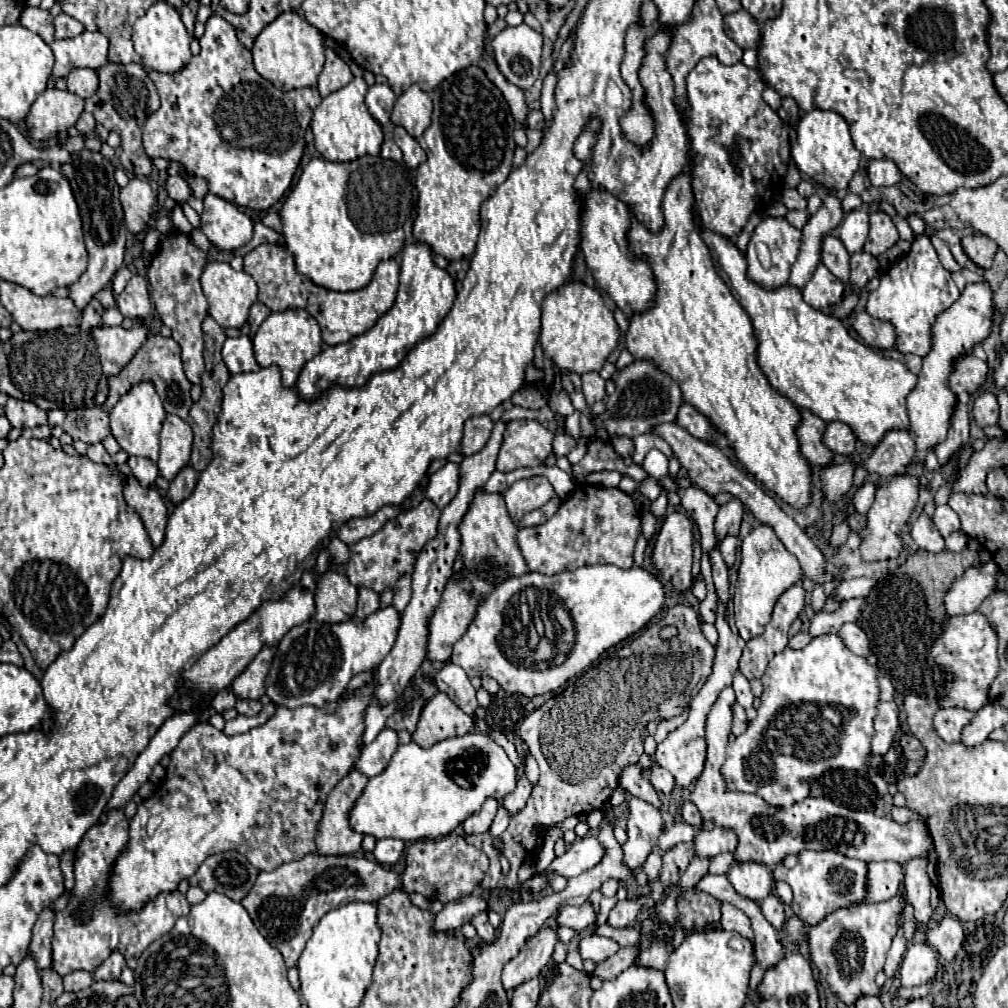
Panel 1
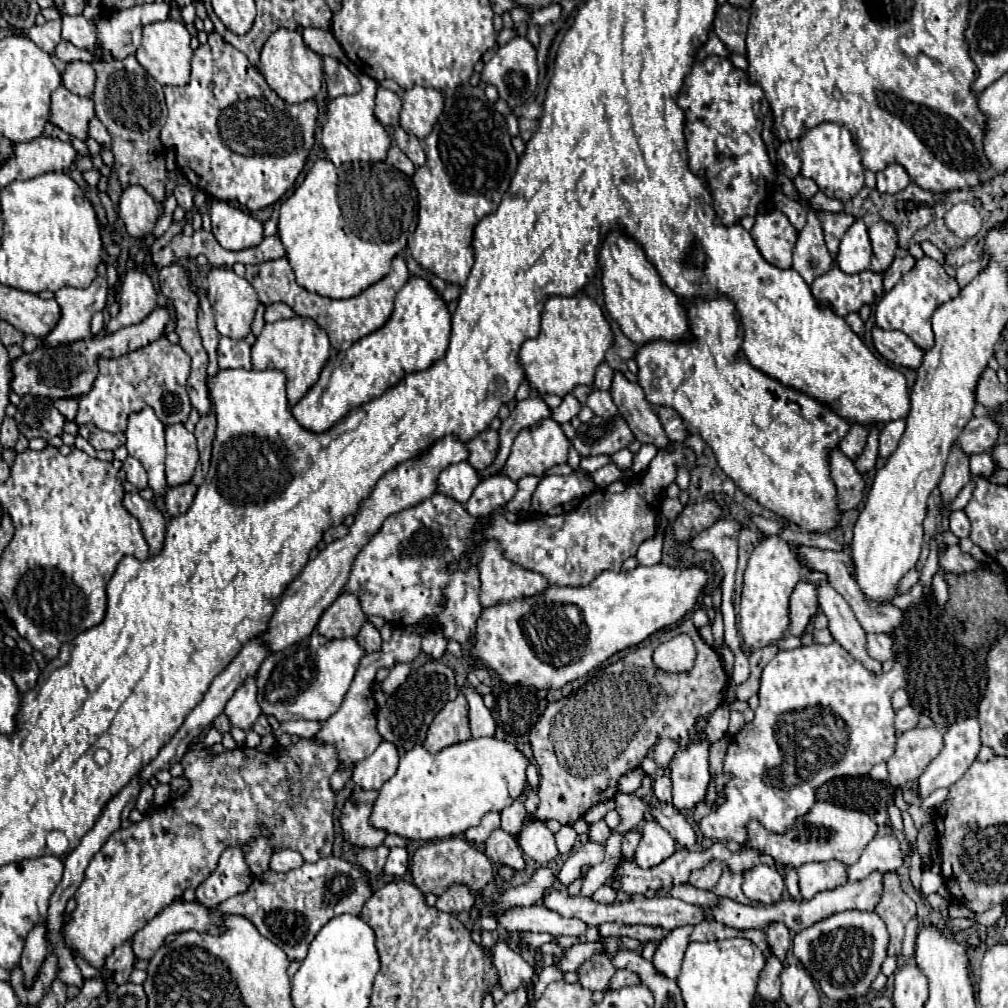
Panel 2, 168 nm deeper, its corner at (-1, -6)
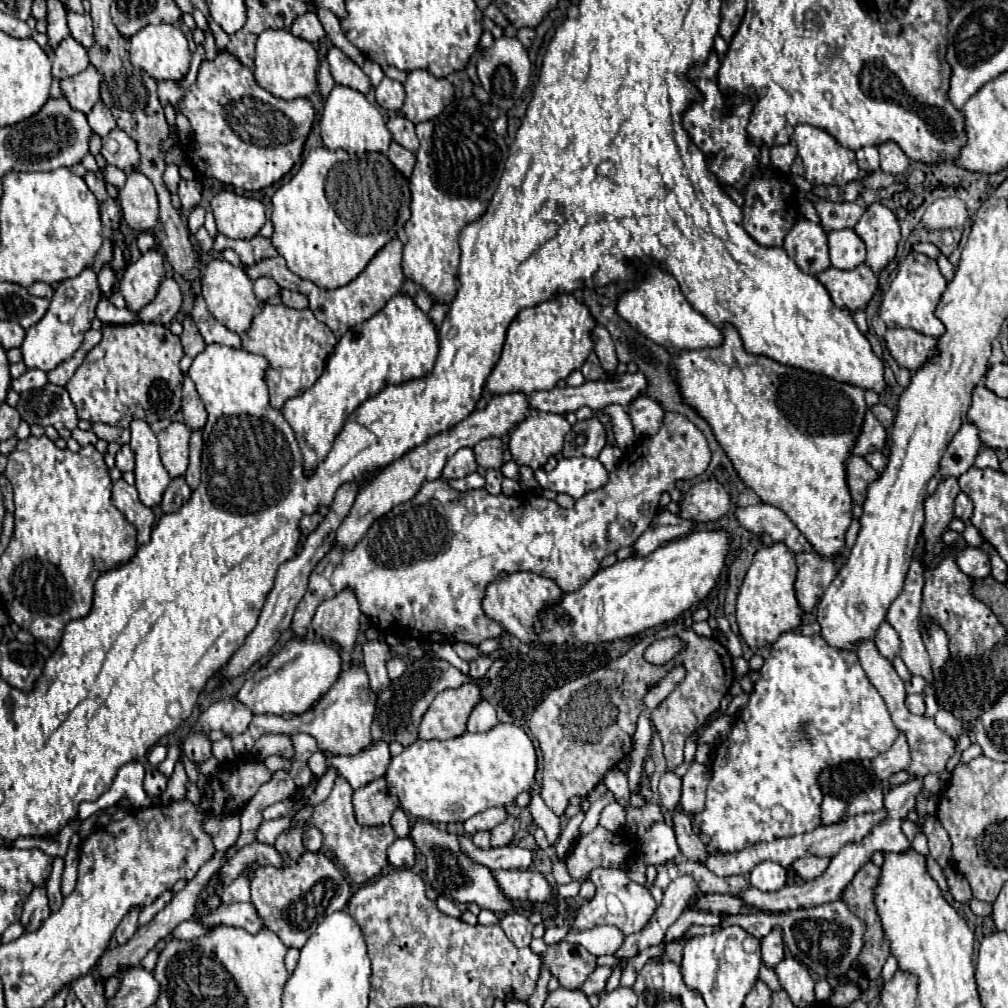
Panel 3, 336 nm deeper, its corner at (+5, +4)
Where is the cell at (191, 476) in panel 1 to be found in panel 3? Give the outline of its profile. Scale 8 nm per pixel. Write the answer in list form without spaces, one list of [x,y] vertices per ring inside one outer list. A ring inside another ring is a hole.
[[[176,477],[170,481],[168,489],[164,491],[164,497],[162,497],[162,511],[164,513],[172,513],[172,511],[178,511],[178,507],[182,507],[182,503],[190,497],[192,489],[188,487],[186,479],[184,477]]]

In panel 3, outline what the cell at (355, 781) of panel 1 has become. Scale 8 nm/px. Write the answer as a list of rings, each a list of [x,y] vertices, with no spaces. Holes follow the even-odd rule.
[[[380,777],[356,789],[352,795],[352,805],[358,825],[376,827],[390,823],[390,815],[398,807],[398,799],[386,795],[386,781]]]

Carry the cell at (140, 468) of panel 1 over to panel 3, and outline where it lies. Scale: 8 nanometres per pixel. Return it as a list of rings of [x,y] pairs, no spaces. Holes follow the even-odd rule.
[[[122,445],[122,449],[116,453],[116,467],[126,473],[126,471],[134,471],[134,453],[128,445]]]

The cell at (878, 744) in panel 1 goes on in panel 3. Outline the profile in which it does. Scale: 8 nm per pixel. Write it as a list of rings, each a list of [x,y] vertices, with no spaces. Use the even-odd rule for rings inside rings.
[[[908,695],[906,707],[914,715],[924,715],[924,695]]]

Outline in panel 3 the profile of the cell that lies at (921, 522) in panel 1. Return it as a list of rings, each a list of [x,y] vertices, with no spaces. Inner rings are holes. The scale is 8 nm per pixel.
[[[970,545],[960,547],[956,553],[956,565],[962,573],[966,573],[974,579],[982,579],[982,577],[990,575],[990,559],[978,547],[970,547]]]

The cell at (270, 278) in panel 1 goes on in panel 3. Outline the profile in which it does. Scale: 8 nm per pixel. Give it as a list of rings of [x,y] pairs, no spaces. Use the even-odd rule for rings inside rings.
[[[392,239],[382,251],[376,253],[376,257],[368,263],[368,267],[348,285],[338,287],[338,289],[320,289],[316,287],[312,281],[304,281],[298,275],[294,275],[292,271],[288,271],[288,267],[284,265],[284,259],[280,255],[276,257],[268,257],[262,259],[258,263],[254,263],[248,271],[248,277],[252,281],[260,279],[260,277],[270,277],[274,279],[282,289],[290,289],[290,291],[298,291],[302,295],[308,297],[310,303],[310,311],[314,313],[314,317],[322,323],[326,323],[330,327],[330,331],[340,339],[350,327],[370,319],[372,315],[376,315],[390,297],[394,297],[404,283],[404,271],[402,271],[402,243],[398,239]]]

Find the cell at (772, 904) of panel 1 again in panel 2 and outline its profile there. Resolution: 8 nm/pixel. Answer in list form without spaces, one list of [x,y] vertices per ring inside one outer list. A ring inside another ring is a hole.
[[[772,923],[772,925],[768,925],[764,931],[766,931],[766,935],[768,935],[768,943],[770,943],[774,955],[784,961],[784,959],[786,959],[786,951],[788,951],[788,947],[790,947],[788,927],[786,927],[784,923]]]

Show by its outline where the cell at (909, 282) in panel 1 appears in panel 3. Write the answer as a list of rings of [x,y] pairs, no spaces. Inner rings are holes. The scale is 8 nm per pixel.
[[[910,251],[908,257],[900,263],[898,275],[892,281],[890,289],[884,293],[884,299],[880,305],[880,317],[886,323],[886,327],[906,327],[906,329],[914,329],[922,335],[938,337],[938,335],[942,335],[944,327],[934,317],[934,307],[936,307],[940,295],[944,293],[944,289],[946,289],[946,279],[942,277],[936,261],[922,253]]]

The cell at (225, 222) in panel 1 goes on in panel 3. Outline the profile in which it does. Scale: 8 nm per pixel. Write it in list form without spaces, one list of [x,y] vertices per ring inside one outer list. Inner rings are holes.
[[[220,191],[210,201],[218,233],[230,239],[250,239],[254,237],[264,221],[264,205],[258,199],[248,199],[234,195],[230,191]]]

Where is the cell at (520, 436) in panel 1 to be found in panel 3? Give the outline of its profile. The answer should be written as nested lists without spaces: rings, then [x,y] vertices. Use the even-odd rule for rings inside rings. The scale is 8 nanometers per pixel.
[[[532,411],[510,431],[508,449],[518,465],[540,469],[548,457],[562,451],[562,441],[568,431],[570,423],[564,415]]]

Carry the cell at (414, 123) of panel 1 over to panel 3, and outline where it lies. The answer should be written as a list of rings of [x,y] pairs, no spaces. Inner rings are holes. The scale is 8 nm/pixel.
[[[422,69],[408,73],[404,89],[406,99],[400,113],[414,125],[440,115],[446,103],[450,103],[450,99],[454,97],[454,87],[450,81],[436,79]]]

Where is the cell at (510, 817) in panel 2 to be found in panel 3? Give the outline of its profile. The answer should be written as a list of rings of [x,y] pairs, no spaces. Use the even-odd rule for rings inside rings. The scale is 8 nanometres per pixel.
[[[508,815],[506,821],[502,821],[498,827],[492,829],[492,845],[494,847],[508,845],[516,831],[518,831],[518,819],[514,815]]]

